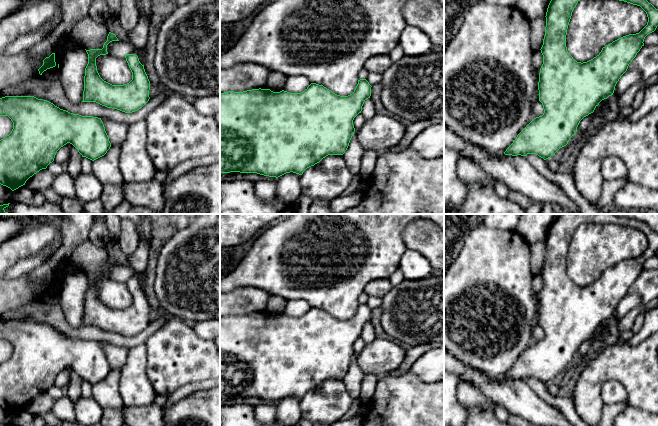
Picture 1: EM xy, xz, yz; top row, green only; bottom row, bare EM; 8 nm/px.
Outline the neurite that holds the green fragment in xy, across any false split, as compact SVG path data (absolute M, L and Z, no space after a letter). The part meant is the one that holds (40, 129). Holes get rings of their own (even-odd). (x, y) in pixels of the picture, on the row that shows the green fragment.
M34 96L0 98L0 116L8 116L13 122L11 133L0 140L0 184L12 191L25 185L26 181L40 170L46 169L54 161L57 151L67 143L72 144L82 157L92 161L104 156L111 147L101 118L73 114Z

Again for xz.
M366 79L358 80L354 92L348 96L340 96L333 93L323 85L311 83L301 93L289 93L287 91L273 92L270 89L252 89L243 92L228 91L220 94L220 173L240 172L257 173L269 177L280 177L286 173L296 173L302 175L303 172L315 164L319 163L328 155L343 155L347 150L350 140L355 132L353 125L354 118L361 113L362 106L366 99L371 96L371 85Z

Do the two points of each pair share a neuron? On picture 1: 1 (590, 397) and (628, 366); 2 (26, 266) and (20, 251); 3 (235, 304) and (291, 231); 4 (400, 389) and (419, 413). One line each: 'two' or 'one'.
1: one
2: two
3: two
4: one

